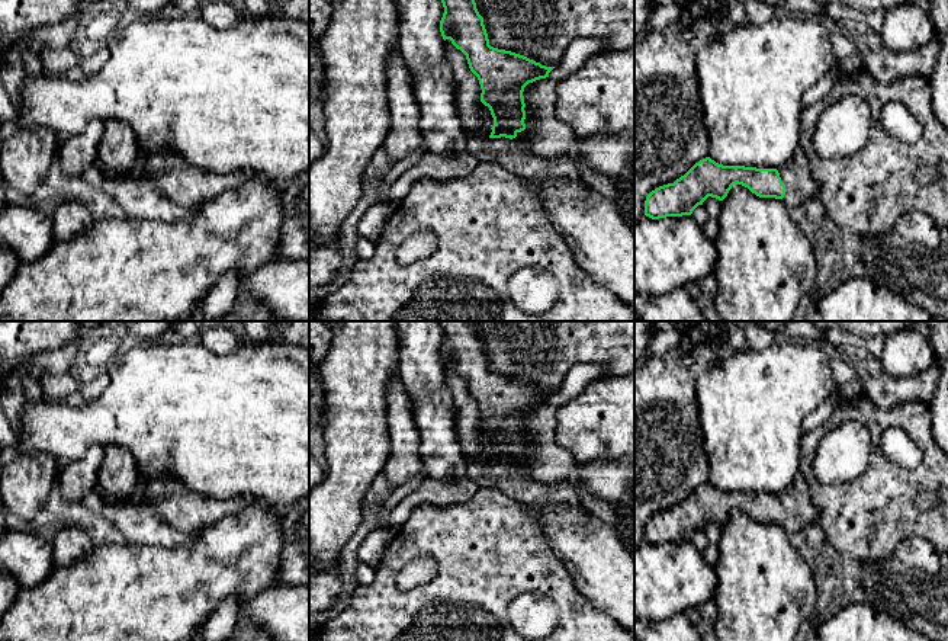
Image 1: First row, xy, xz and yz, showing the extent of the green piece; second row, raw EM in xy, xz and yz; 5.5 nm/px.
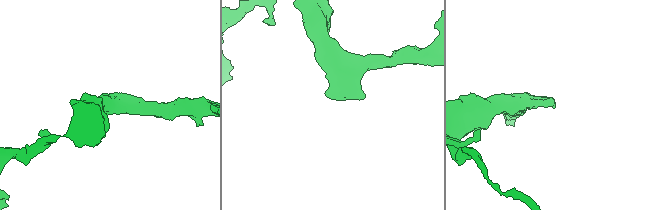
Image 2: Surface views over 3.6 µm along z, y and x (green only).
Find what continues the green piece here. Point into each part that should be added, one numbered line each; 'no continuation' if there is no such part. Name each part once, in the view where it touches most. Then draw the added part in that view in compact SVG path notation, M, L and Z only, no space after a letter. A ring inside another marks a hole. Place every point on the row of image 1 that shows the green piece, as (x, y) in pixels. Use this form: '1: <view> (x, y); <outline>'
1: yz (800, 186); M797 150L796 156L777 170L785 185L785 195L781 201L788 209L809 199L819 199L820 188L810 174L809 160L803 150Z

